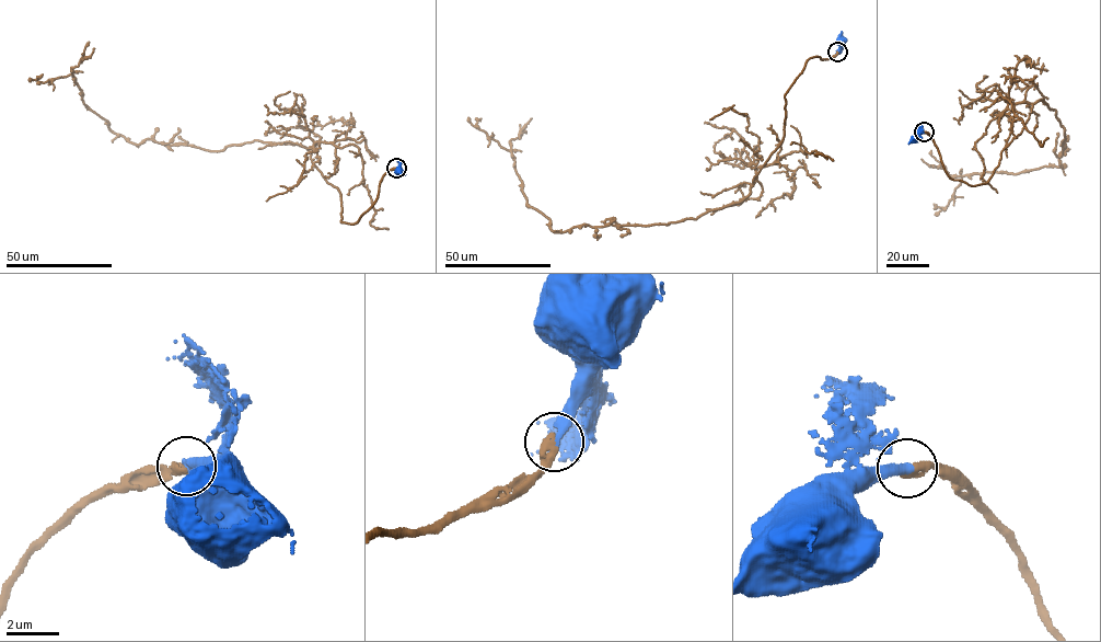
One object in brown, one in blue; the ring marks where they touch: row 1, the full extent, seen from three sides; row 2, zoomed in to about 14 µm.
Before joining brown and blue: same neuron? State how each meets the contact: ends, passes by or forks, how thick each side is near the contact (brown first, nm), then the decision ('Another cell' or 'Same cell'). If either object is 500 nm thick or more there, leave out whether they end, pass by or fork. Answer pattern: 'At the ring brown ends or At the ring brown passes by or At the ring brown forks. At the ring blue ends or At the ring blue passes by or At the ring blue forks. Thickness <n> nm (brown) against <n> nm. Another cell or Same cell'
At the ring brown ends. At the ring blue ends. Thickness 360 nm (brown) against 400 nm. Same cell

